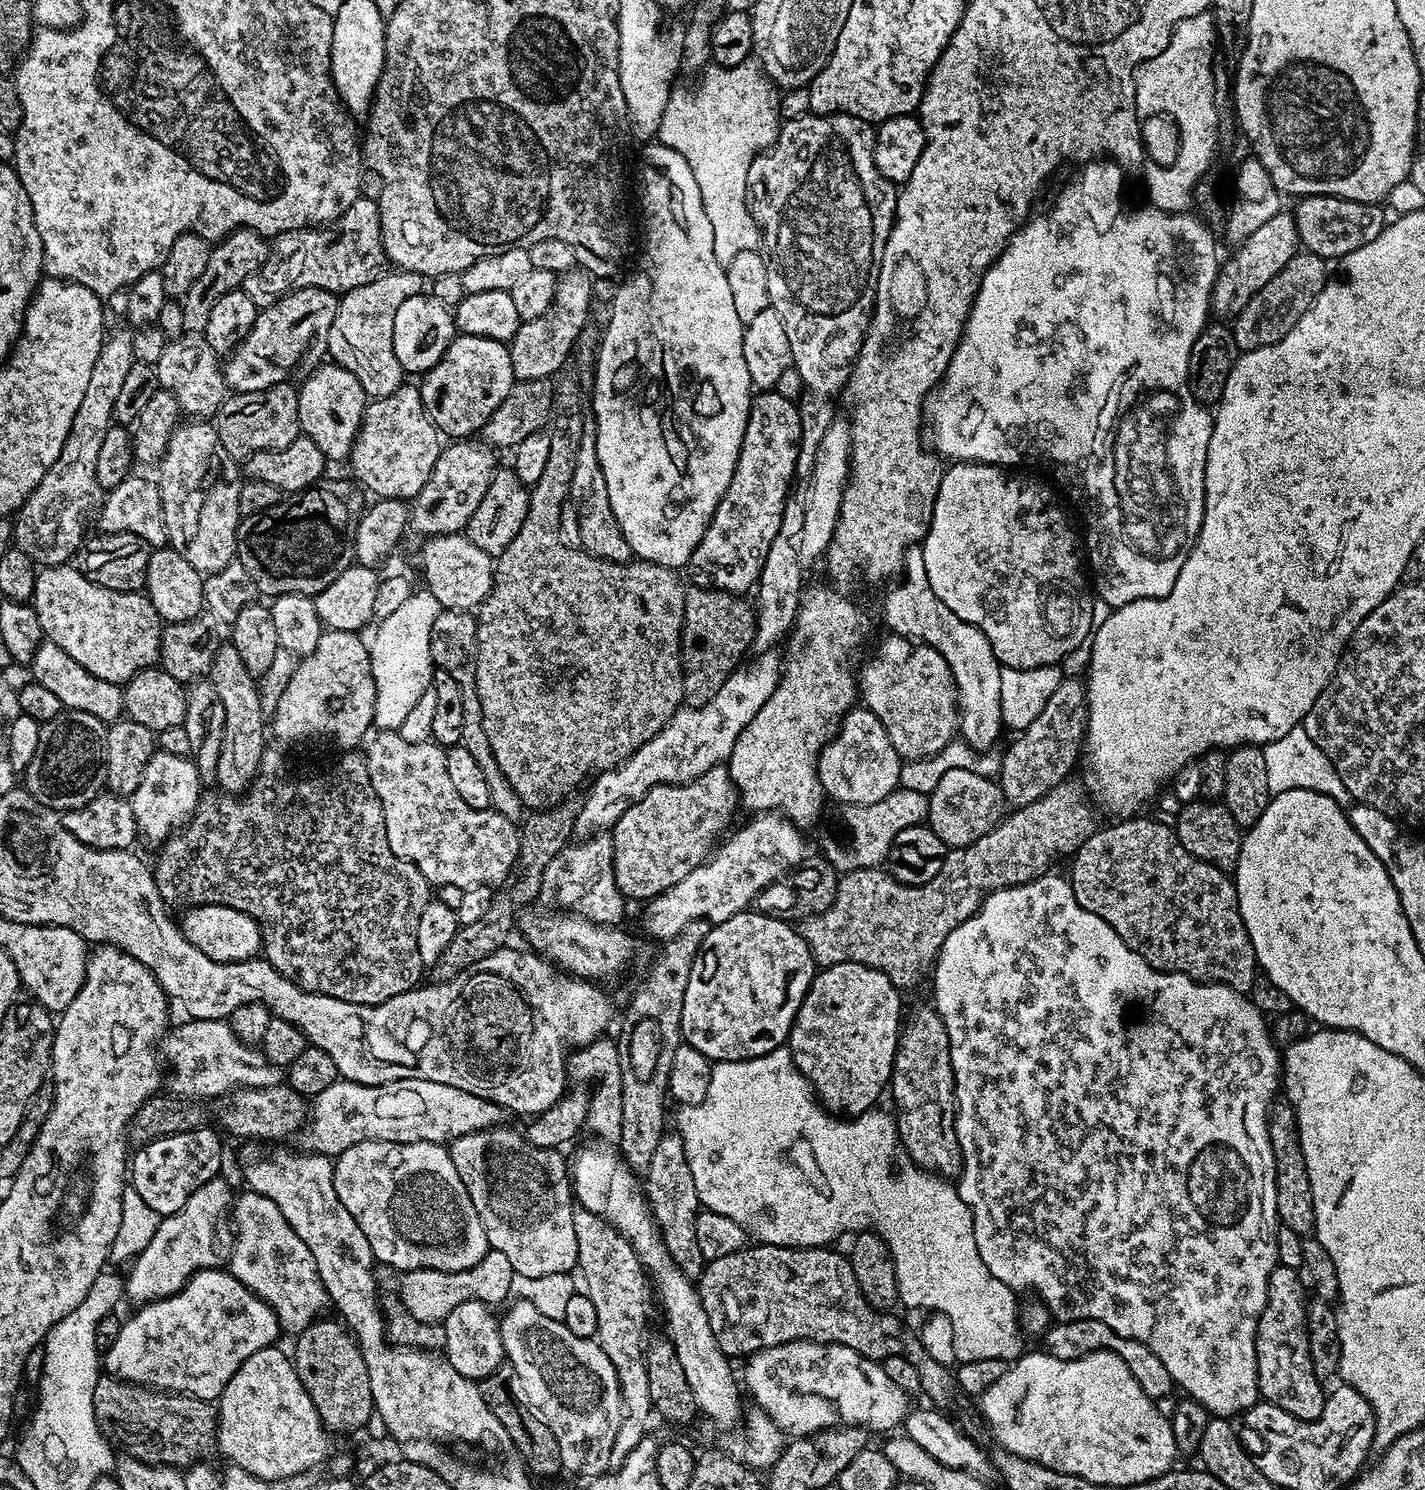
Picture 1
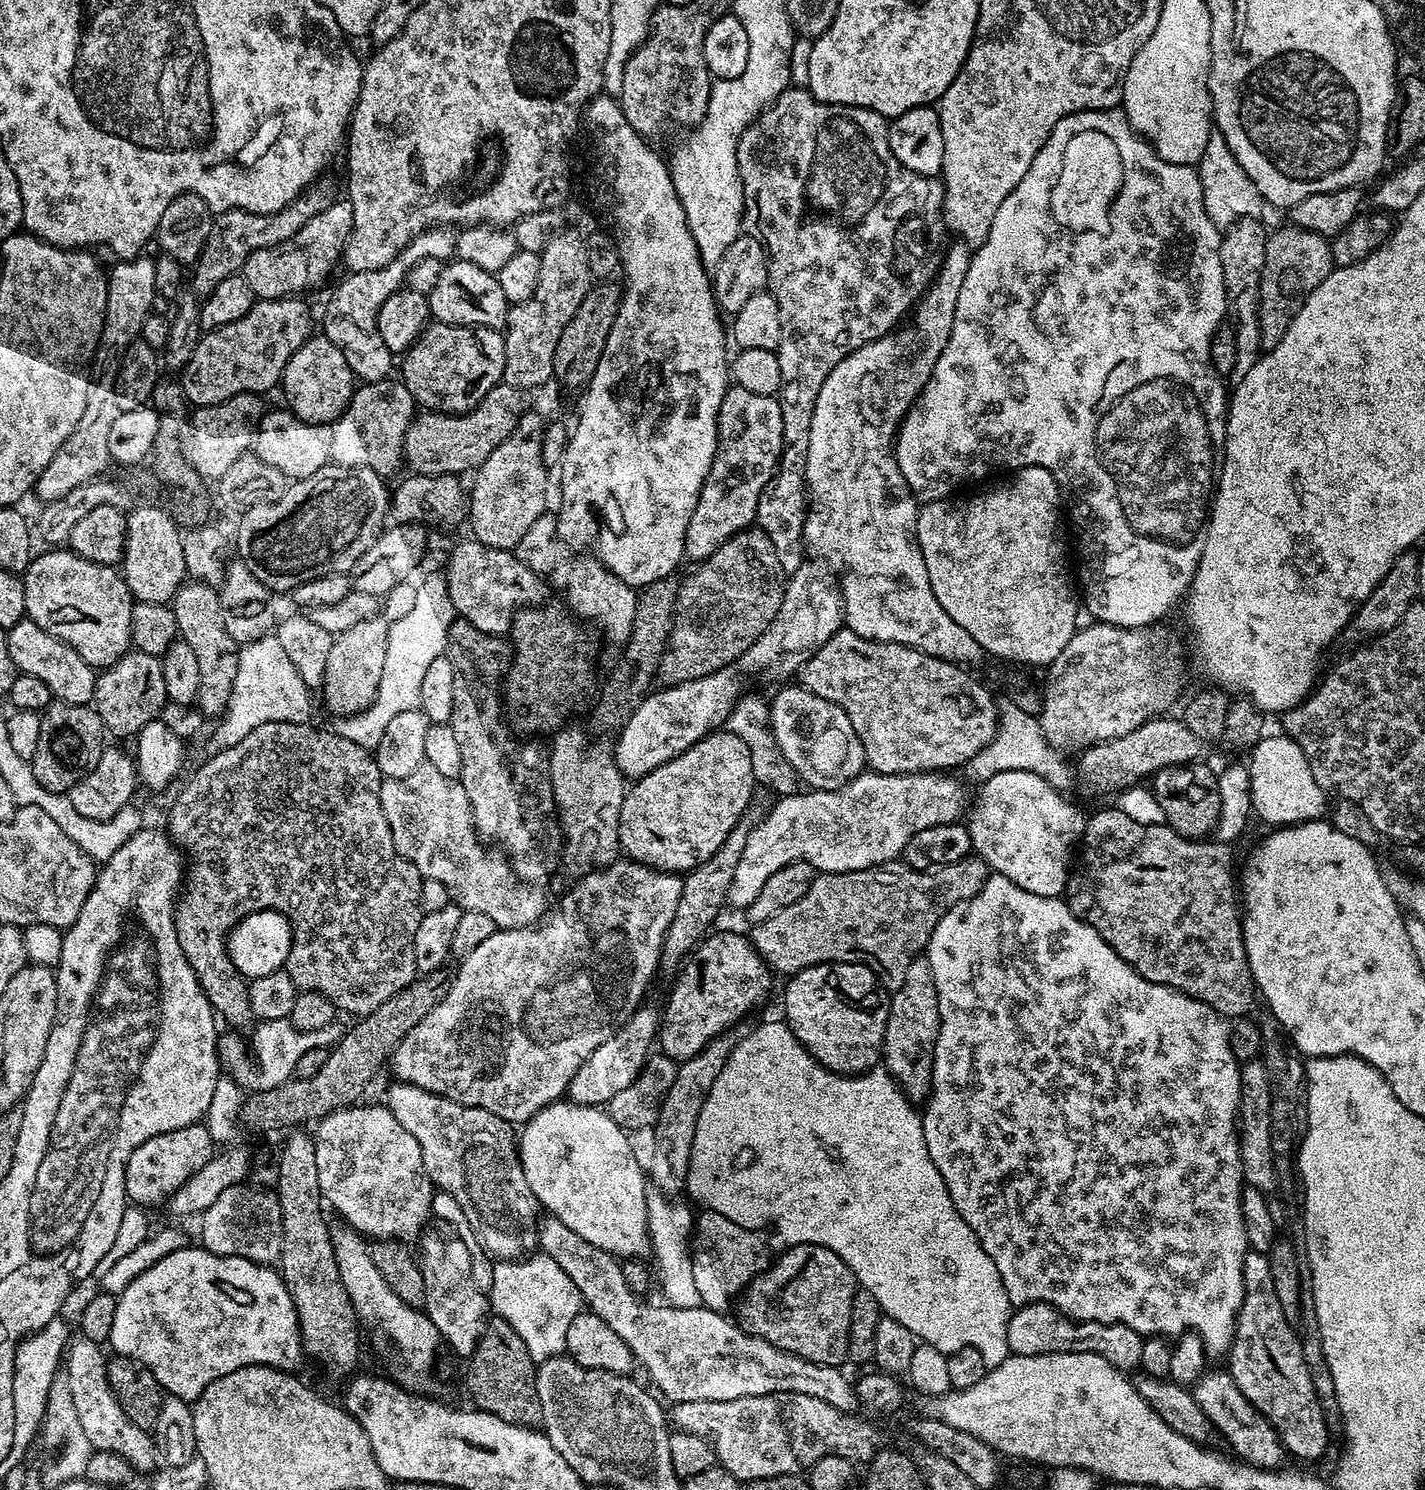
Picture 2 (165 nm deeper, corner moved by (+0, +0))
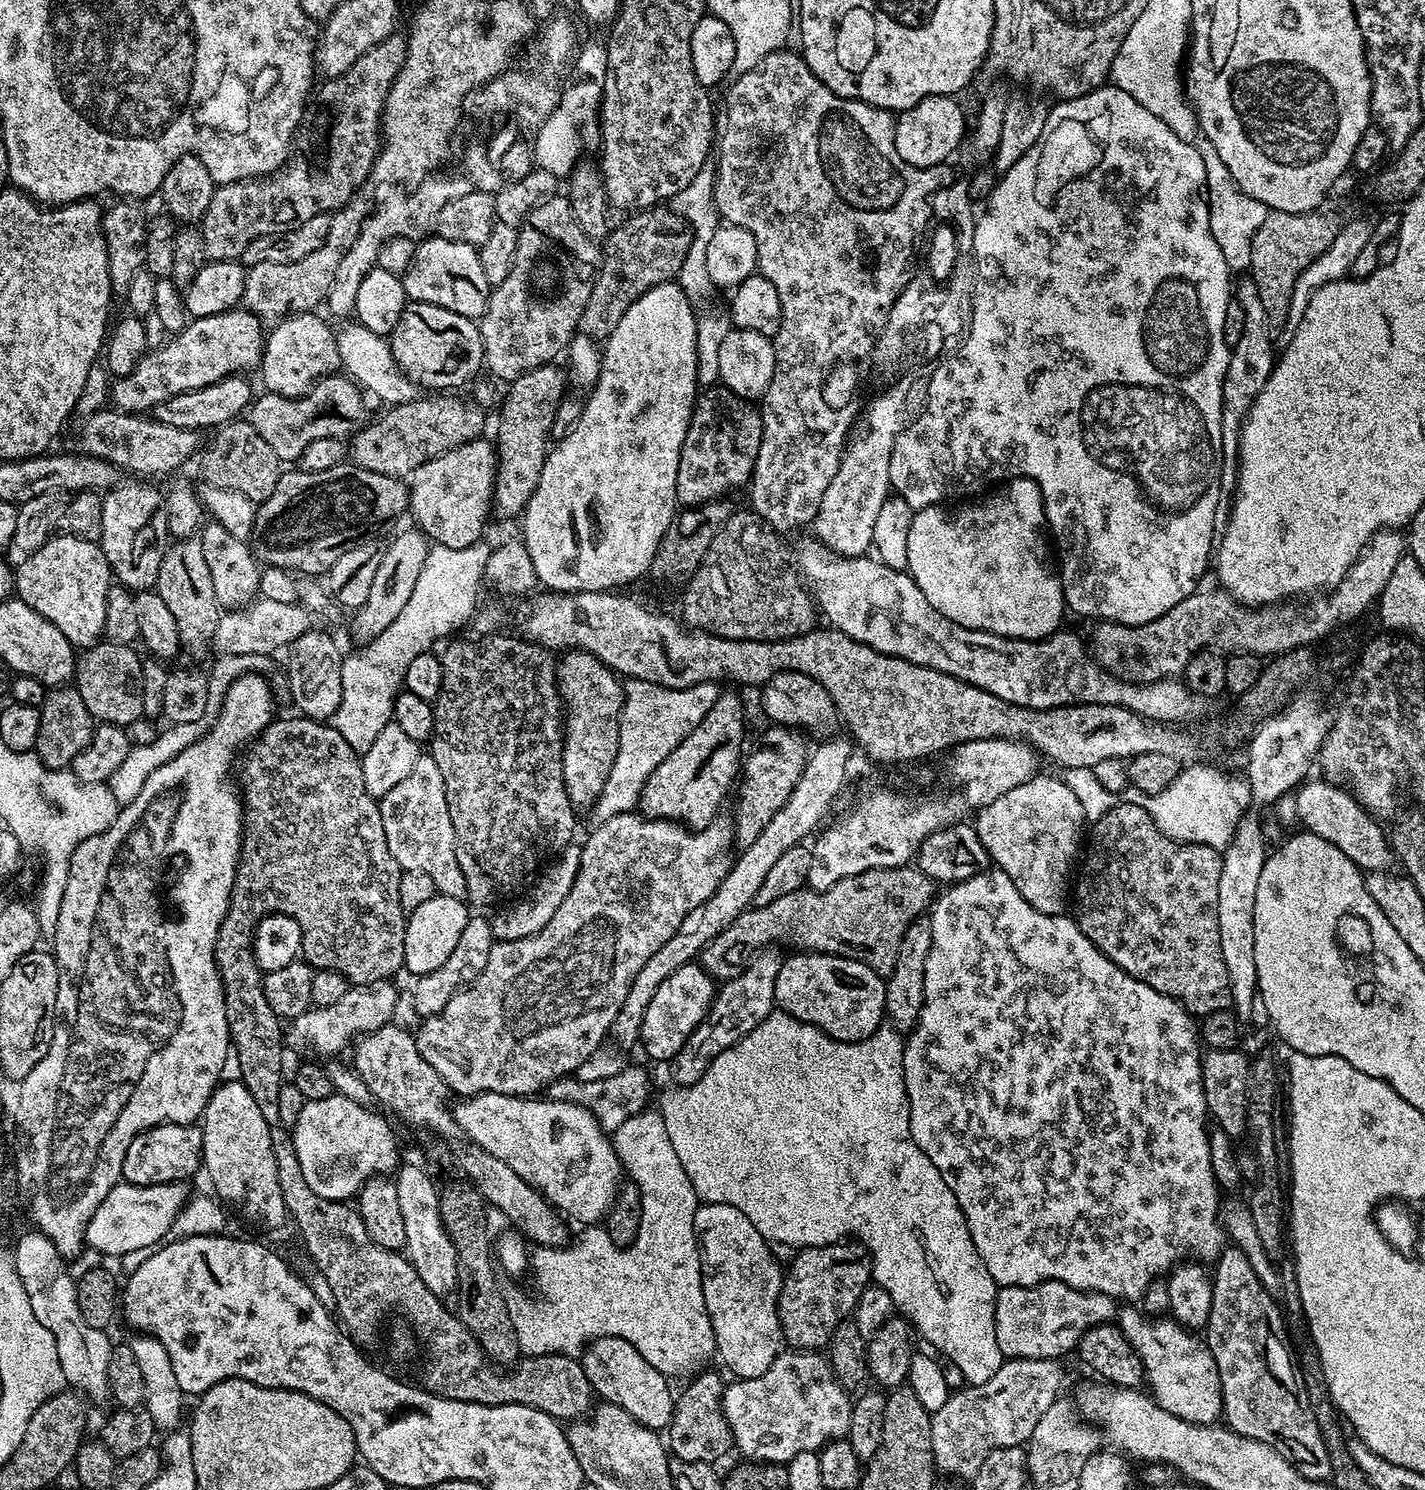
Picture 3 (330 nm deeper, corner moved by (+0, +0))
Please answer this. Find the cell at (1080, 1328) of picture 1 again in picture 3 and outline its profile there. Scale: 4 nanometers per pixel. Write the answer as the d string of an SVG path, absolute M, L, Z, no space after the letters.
M1047 1280L1044 1284L1029 1288L1002 1288L996 1294L994 1338L998 1338L998 1350L1006 1358L1056 1360L1068 1351L1071 1353L1090 1329L1100 1324L1111 1324L1117 1316L1118 1304L1112 1297L1097 1292L1083 1292L1057 1280Z

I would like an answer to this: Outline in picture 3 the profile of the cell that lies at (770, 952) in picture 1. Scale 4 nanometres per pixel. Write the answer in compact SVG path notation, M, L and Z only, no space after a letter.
M693 962L674 970L674 974L658 986L658 994L654 994L650 1006L646 1006L640 1031L640 1044L650 1059L668 1062L678 1054L678 1050L682 1050L686 1038L690 1038L692 1031L704 1021L708 1007L716 996L718 984L712 980L715 980L713 973Z

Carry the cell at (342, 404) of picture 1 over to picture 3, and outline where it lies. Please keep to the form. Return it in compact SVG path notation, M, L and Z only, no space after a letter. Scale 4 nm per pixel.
M315 311L293 312L283 317L276 329L266 336L264 355L258 372L264 375L264 388L280 396L302 396L323 376L331 376L341 367L336 334Z

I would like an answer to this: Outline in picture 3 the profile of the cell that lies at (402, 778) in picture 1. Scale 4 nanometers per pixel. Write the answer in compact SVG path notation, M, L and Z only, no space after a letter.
M422 754L415 763L414 770L398 782L394 789L382 796L378 803L390 854L400 868L408 872L424 872L431 877L439 895L463 899L467 895L465 875L462 874L461 866L458 865L453 822L450 821L449 804L446 802L445 779L439 773L438 764L434 762L432 756Z

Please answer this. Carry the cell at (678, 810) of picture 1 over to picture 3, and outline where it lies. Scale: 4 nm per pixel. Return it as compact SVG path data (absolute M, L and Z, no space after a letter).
M725 691L714 702L714 706L702 718L702 722L661 764L648 776L640 790L638 808L643 815L653 820L674 820L689 829L699 830L712 823L721 815L720 807L728 796L728 791L733 791L738 777L742 771L742 752L740 756L740 743L744 740L744 704L732 692Z

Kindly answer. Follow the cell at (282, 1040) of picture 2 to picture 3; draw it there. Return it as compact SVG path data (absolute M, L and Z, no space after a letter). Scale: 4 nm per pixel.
M391 979L379 980L373 984L361 984L359 986L349 987L346 994L342 994L339 1002L334 1002L334 1006L326 1006L325 1008L311 1007L308 1011L298 1014L298 1018L290 1021L286 1028L286 1044L296 1050L298 1048L314 1048L324 1054L334 1054L351 1045L358 1037L365 1032L373 1032L378 1030L384 1024L389 1023L393 1019L392 1016L396 1012L396 988L392 985Z

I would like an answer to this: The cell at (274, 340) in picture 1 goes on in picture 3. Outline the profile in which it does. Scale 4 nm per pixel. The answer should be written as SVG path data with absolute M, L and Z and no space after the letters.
M237 306L231 312L195 317L191 322L185 324L181 332L168 338L160 348L151 350L143 356L125 376L115 377L111 381L111 403L119 411L142 414L164 400L170 399L171 396L210 386L227 376L243 373L245 371L243 368L255 369L260 363L260 357L264 355L266 343L266 328L260 324L263 324L261 317L255 316L243 306Z

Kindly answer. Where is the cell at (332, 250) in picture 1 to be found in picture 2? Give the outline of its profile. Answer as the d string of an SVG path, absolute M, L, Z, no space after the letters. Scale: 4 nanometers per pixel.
M337 199L322 214L314 214L302 230L298 230L288 240L254 250L246 258L242 269L244 280L250 286L257 301L283 300L293 294L304 294L307 288L320 284L341 263L344 247L352 229L352 206L347 199Z

